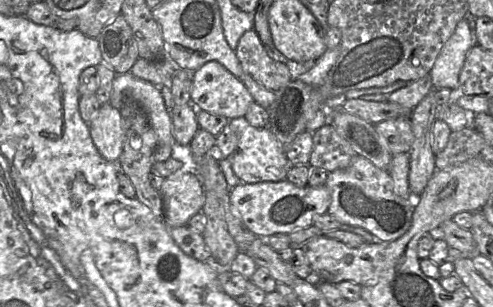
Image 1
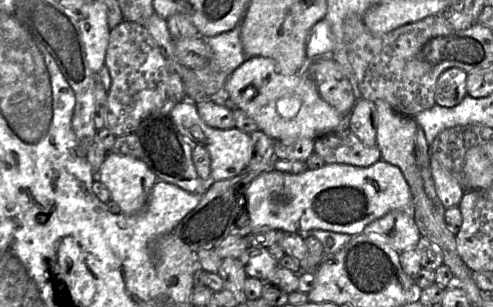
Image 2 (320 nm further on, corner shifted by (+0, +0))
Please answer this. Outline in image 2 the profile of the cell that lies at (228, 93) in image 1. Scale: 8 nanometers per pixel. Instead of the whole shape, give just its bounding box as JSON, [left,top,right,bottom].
[223,57,347,140]

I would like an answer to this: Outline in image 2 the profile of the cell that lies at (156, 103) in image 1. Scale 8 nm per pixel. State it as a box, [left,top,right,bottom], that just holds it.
[170,100,251,182]

